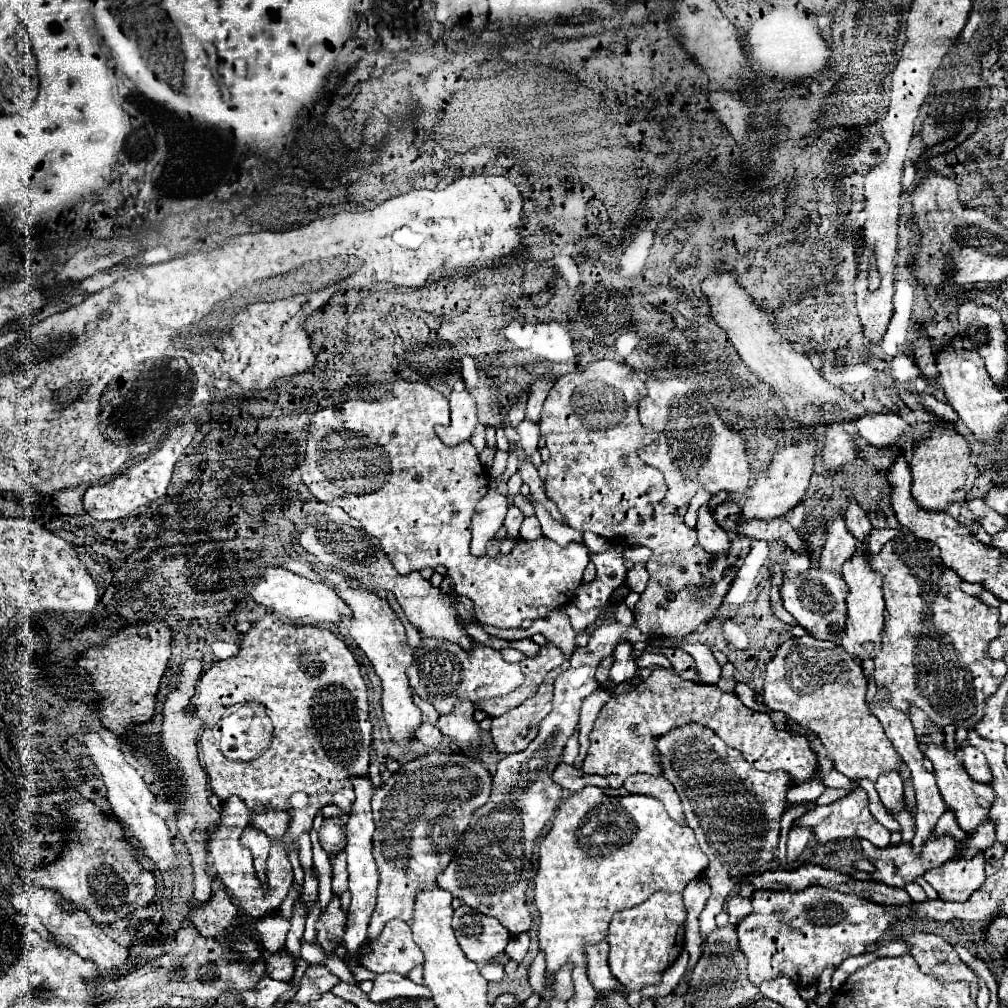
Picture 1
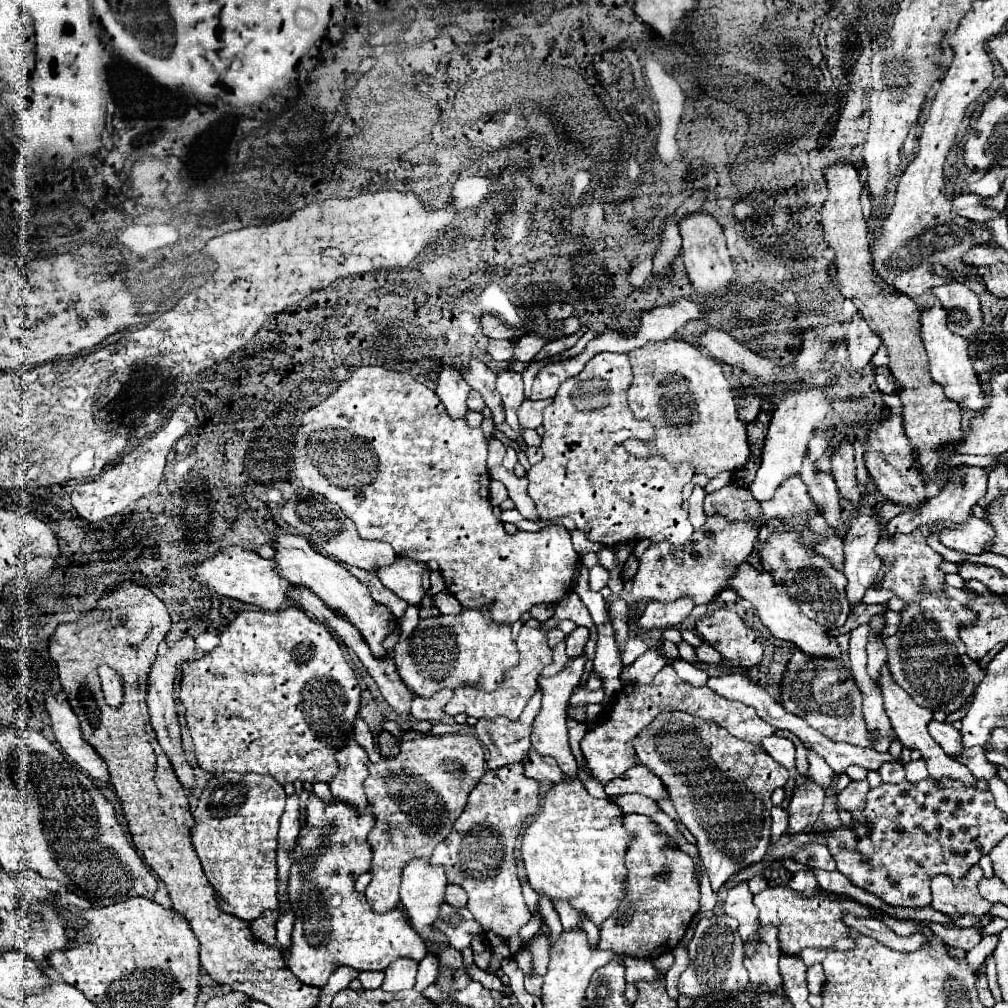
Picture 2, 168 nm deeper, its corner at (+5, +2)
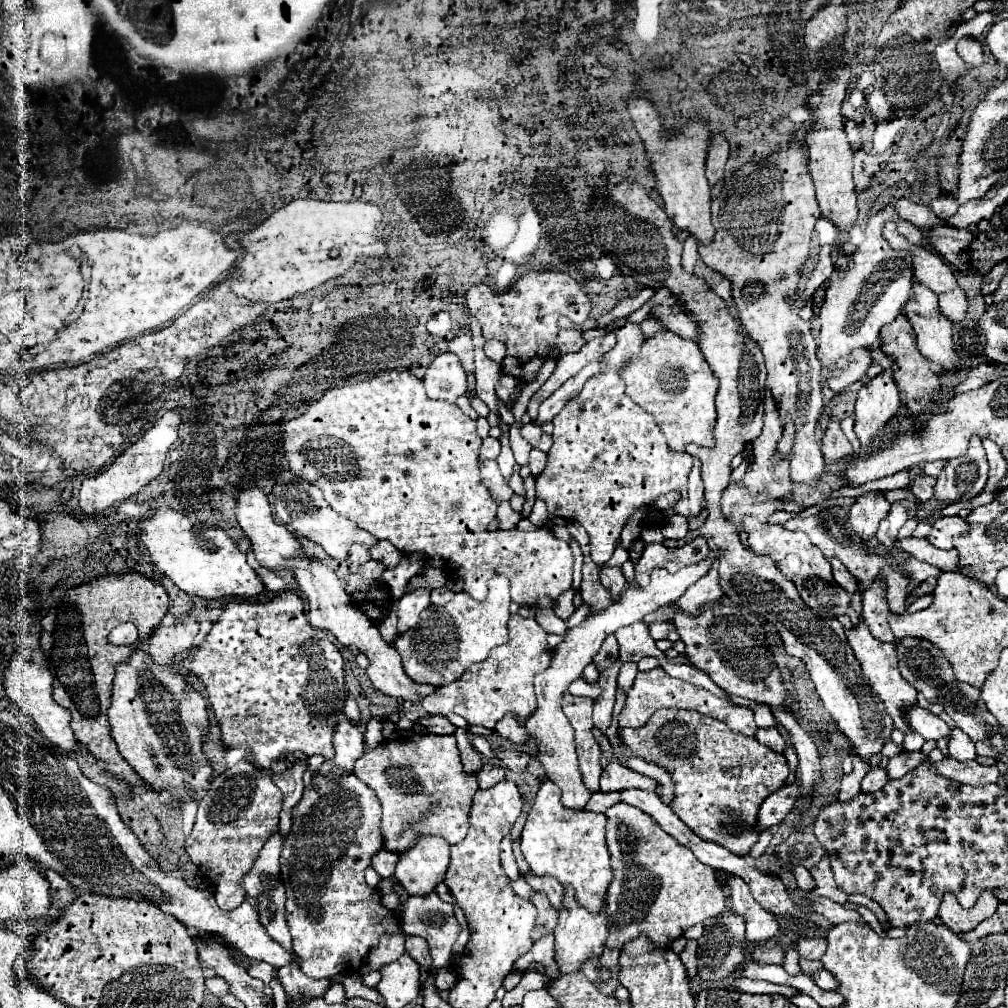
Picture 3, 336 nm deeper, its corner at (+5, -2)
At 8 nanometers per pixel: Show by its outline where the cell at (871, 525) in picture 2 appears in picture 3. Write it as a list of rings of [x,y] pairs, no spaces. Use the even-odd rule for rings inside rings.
[[[864,492],[856,498],[854,506],[848,512],[848,518],[854,532],[862,540],[870,540],[876,534],[882,518],[886,518],[888,510],[890,502],[884,498],[882,492]]]

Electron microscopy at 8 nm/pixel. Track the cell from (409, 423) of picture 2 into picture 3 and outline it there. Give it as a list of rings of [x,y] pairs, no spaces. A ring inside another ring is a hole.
[[[386,372],[380,376],[374,376],[370,380],[364,382],[356,382],[356,384],[346,384],[342,388],[334,388],[330,392],[326,392],[318,402],[314,402],[310,406],[310,410],[306,410],[304,414],[300,414],[298,418],[292,418],[290,422],[286,422],[284,426],[284,442],[282,442],[282,450],[284,450],[284,458],[288,460],[288,466],[294,474],[298,474],[300,478],[306,478],[308,482],[314,482],[314,486],[318,486],[324,492],[326,502],[342,516],[354,520],[362,530],[370,532],[374,538],[378,540],[388,540],[392,542],[400,552],[406,554],[426,554],[426,556],[442,556],[446,562],[446,568],[452,572],[454,578],[464,582],[464,592],[470,594],[474,600],[482,600],[486,598],[486,584],[492,576],[504,574],[510,578],[512,582],[512,600],[518,602],[520,606],[532,606],[532,608],[540,608],[540,606],[552,606],[556,602],[556,598],[568,590],[572,586],[572,550],[564,540],[558,540],[552,530],[548,528],[538,528],[534,532],[520,532],[520,530],[488,530],[488,524],[492,522],[492,518],[496,516],[496,502],[490,498],[490,492],[486,490],[486,486],[480,480],[480,468],[478,468],[478,452],[480,452],[482,440],[476,434],[476,422],[472,418],[468,418],[456,404],[450,402],[440,402],[440,400],[430,400],[426,396],[426,390],[422,386],[422,380],[416,378],[414,374],[408,372]]]

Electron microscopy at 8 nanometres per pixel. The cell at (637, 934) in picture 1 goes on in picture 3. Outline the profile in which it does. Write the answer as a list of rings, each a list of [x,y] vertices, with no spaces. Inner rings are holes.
[[[624,802],[610,806],[604,814],[608,818],[606,846],[614,872],[606,894],[606,914],[610,918],[608,948],[620,950],[638,934],[646,934],[656,946],[670,946],[688,926],[724,912],[726,896],[714,878],[714,870],[702,864],[690,848],[666,834],[652,816]]]

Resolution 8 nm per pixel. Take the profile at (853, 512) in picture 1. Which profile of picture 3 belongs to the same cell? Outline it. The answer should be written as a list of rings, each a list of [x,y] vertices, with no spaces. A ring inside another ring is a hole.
[[[832,420],[826,426],[824,438],[822,438],[822,454],[824,454],[826,464],[834,464],[840,458],[848,458],[850,454],[854,454],[848,438],[840,430],[840,422],[838,420]]]

